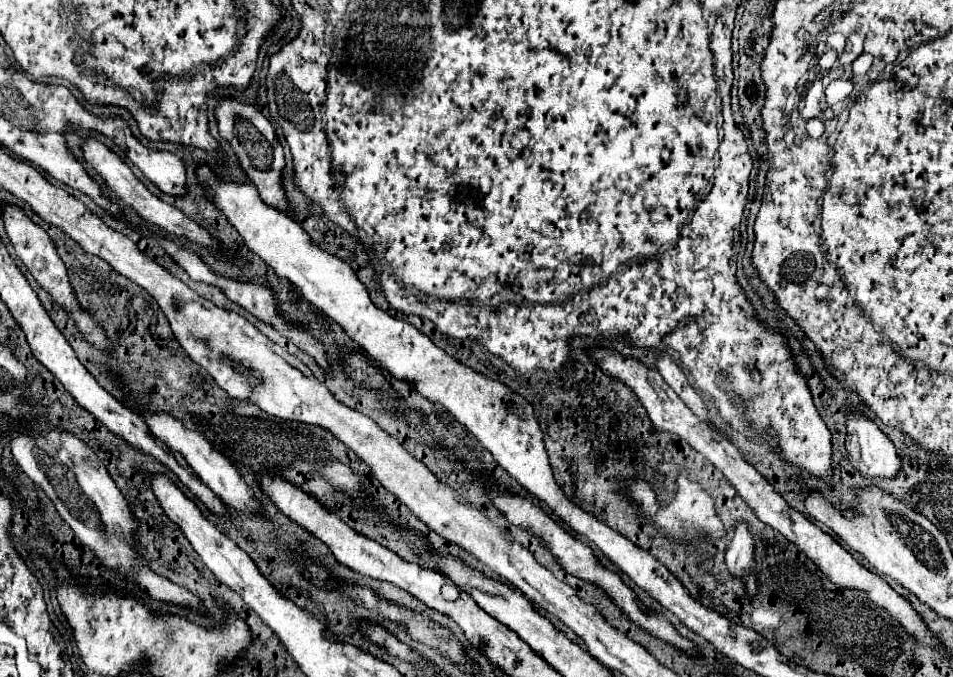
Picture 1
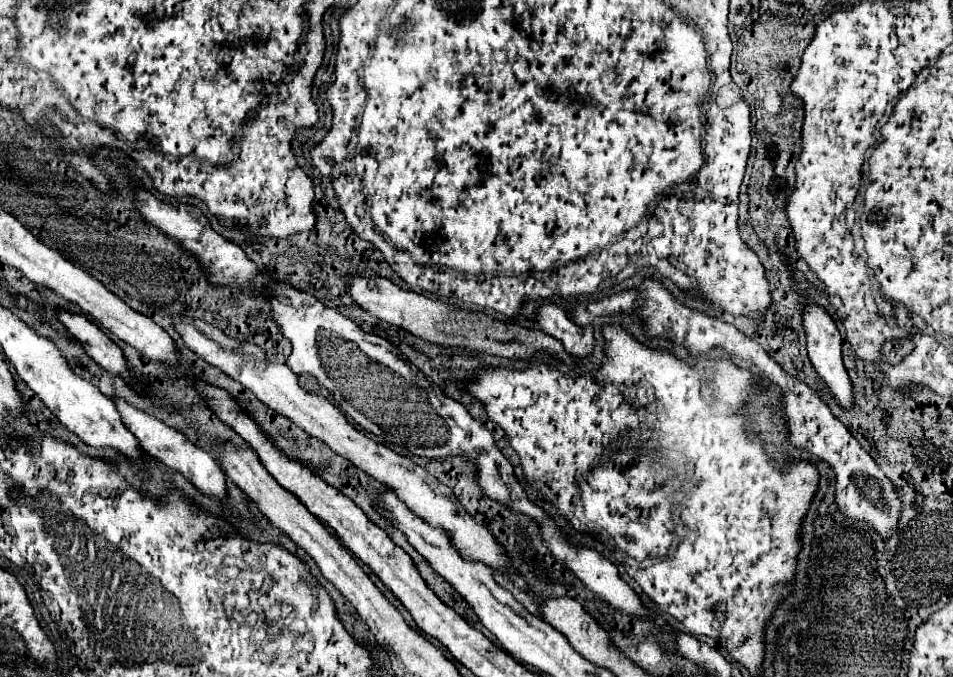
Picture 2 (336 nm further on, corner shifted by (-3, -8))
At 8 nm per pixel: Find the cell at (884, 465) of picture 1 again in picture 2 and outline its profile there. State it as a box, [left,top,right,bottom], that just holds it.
[804,303,854,411]

